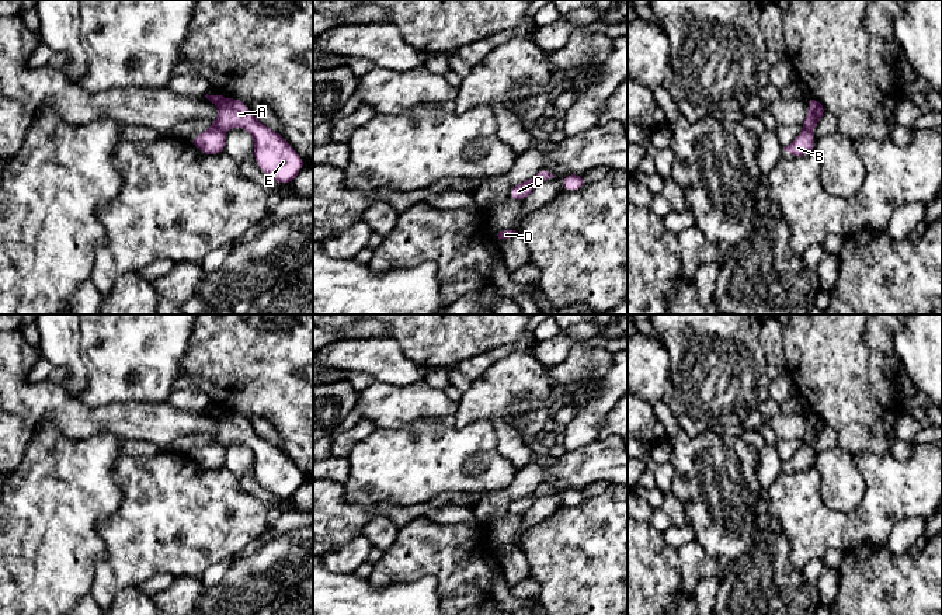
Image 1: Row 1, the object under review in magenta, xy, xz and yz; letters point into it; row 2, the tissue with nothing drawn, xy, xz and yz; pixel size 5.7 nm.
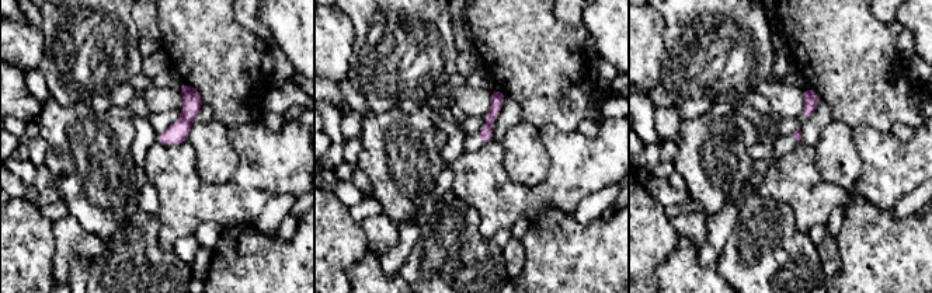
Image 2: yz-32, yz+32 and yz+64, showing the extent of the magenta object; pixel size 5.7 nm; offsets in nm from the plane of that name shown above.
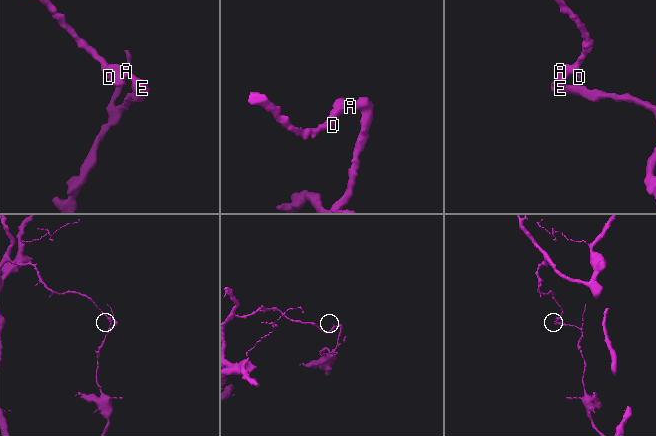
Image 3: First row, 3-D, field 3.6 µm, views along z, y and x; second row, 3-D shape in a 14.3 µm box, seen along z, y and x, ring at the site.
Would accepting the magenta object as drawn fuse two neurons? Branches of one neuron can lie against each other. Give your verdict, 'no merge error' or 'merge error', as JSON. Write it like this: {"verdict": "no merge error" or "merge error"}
{"verdict": "merge error"}

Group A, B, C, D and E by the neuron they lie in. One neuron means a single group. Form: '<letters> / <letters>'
A E / B C D

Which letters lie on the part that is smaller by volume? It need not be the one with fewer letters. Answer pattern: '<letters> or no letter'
A, E

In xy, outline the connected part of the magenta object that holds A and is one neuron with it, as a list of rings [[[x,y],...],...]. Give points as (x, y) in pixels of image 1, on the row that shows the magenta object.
[[[227,98],[220,107],[218,126],[223,132],[246,128],[254,139],[256,164],[278,184],[292,183],[306,164],[278,132],[257,121],[250,108],[237,98]]]

